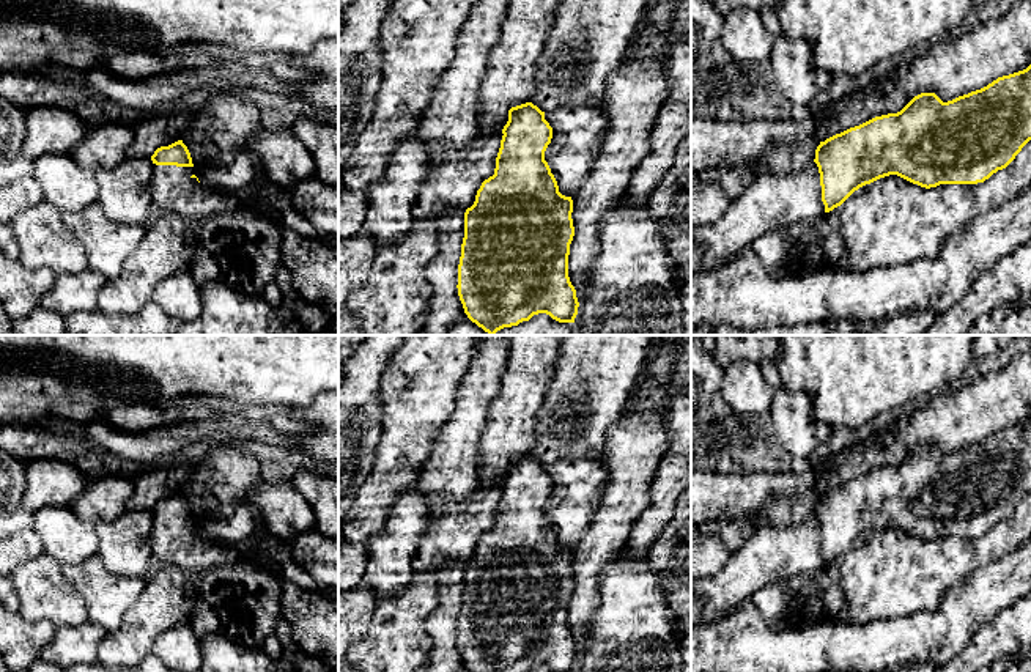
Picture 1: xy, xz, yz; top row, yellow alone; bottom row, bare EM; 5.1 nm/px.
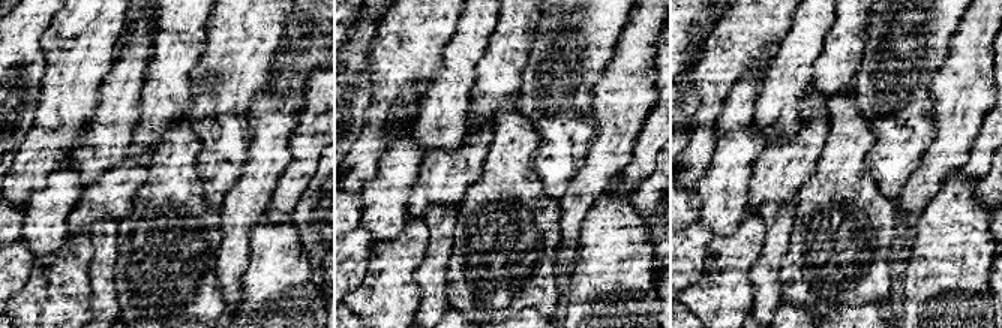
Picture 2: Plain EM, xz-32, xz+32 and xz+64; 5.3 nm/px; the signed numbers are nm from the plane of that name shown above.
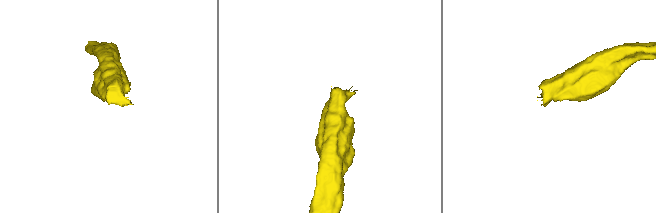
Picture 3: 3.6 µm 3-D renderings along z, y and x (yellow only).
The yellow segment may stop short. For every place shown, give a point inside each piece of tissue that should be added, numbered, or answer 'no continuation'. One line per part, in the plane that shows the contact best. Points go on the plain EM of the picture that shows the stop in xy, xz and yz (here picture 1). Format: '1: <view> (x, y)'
1: yz (768, 554)

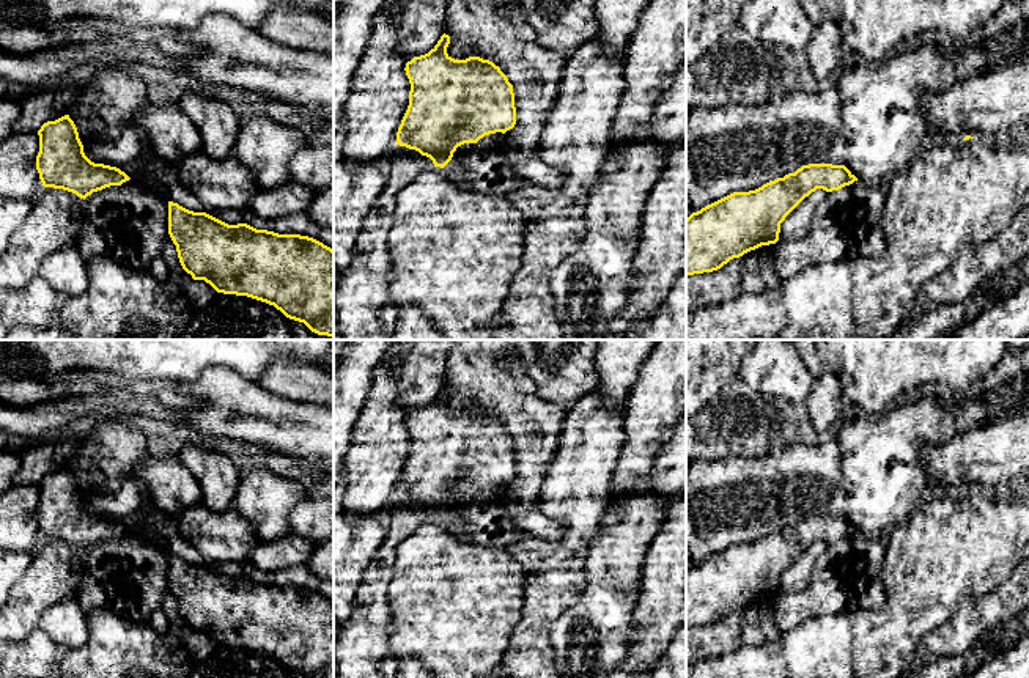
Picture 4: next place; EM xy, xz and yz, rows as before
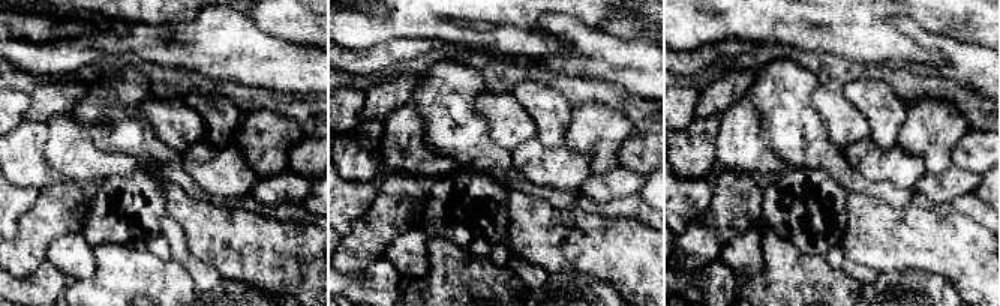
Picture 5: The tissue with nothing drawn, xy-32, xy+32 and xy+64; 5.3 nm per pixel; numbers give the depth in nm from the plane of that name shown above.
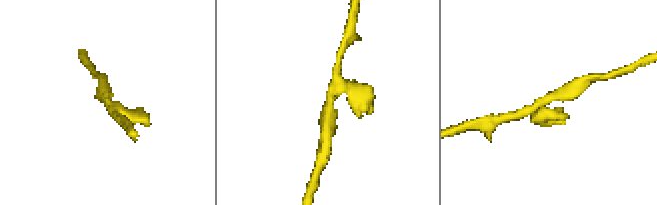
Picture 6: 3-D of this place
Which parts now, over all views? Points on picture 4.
no continuation

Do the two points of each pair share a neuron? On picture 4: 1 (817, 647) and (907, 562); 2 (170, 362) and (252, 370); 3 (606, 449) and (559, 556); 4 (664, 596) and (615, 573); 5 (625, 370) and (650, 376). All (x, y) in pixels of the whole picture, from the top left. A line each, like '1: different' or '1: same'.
1: same
2: same
3: same
4: different
5: different

